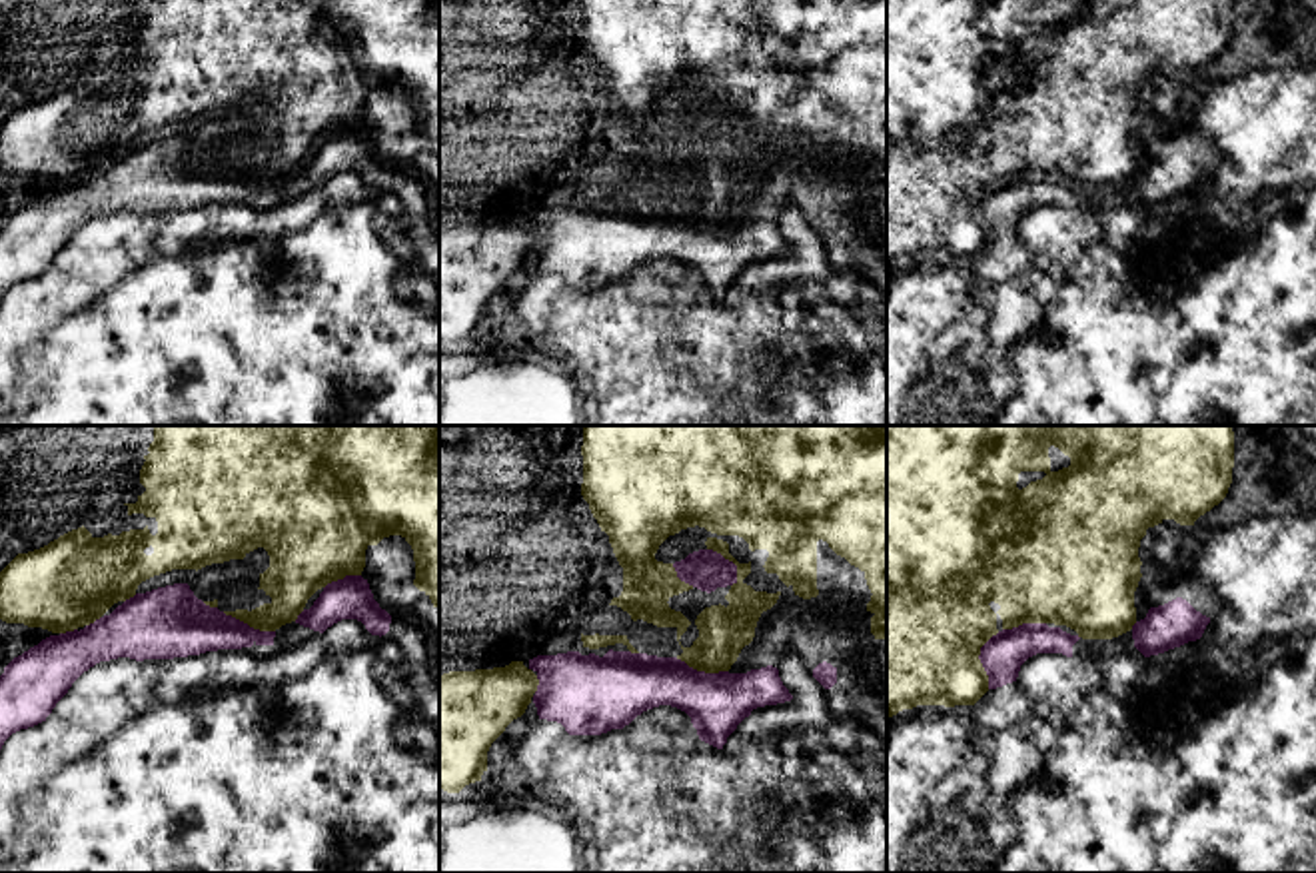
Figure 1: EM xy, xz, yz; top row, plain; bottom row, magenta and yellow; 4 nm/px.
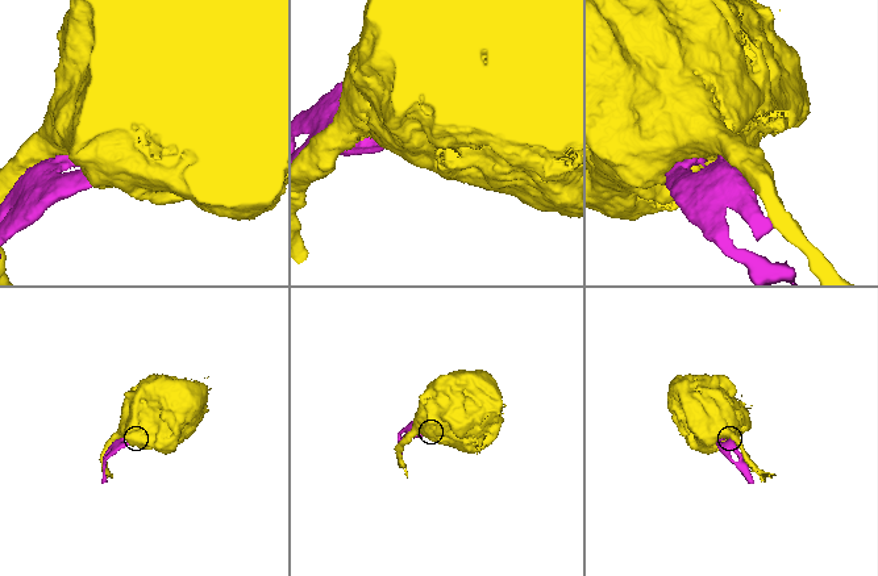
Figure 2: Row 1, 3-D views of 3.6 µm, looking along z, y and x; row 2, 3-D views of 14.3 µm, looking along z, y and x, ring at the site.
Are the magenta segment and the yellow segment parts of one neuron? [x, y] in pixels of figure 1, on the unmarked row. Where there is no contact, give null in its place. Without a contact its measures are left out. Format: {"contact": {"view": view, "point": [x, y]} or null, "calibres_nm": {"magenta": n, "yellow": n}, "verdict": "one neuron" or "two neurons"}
{"contact": {"view": "yz", "point": [979, 210]}, "calibres_nm": {"magenta": 170, "yellow": 500}, "verdict": "two neurons"}

